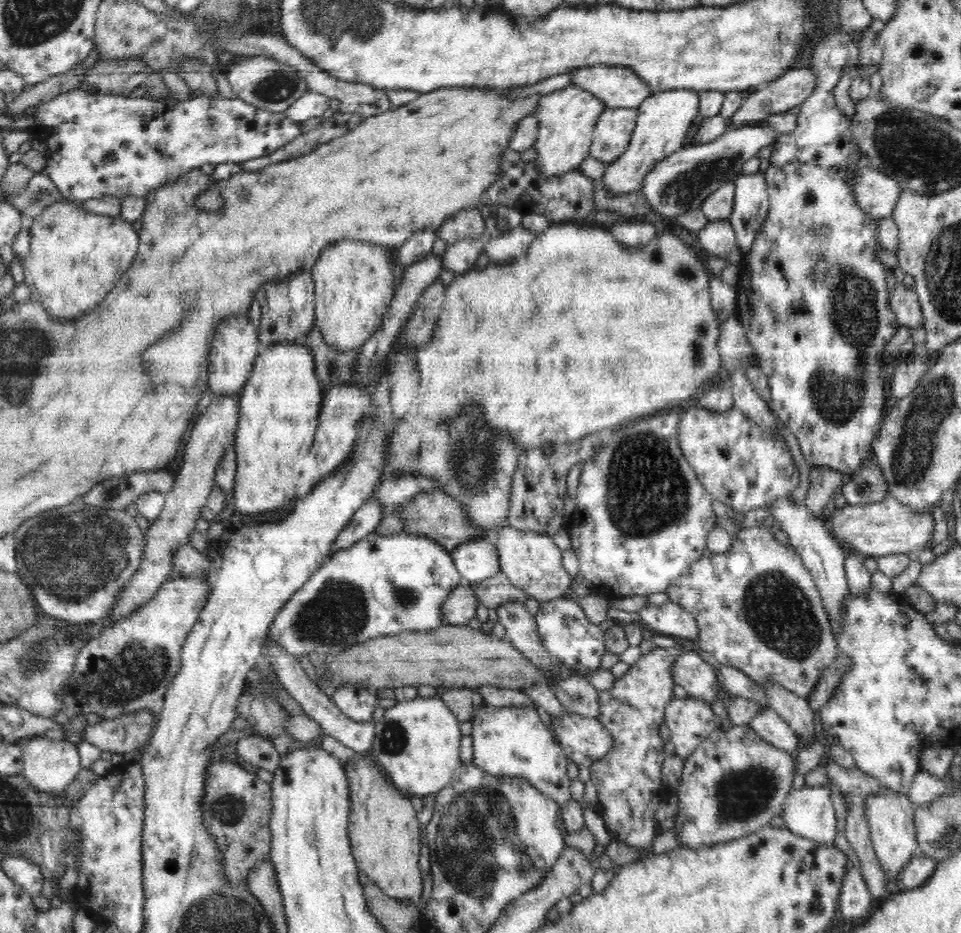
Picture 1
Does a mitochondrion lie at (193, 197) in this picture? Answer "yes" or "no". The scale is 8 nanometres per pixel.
no

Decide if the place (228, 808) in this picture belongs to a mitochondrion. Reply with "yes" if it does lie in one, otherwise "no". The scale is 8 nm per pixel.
yes

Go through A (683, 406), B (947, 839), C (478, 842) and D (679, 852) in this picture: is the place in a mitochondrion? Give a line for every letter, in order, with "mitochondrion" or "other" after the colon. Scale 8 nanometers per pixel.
A: other
B: mitochondrion
C: mitochondrion
D: other

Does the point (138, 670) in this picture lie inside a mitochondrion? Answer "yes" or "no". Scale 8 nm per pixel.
yes

